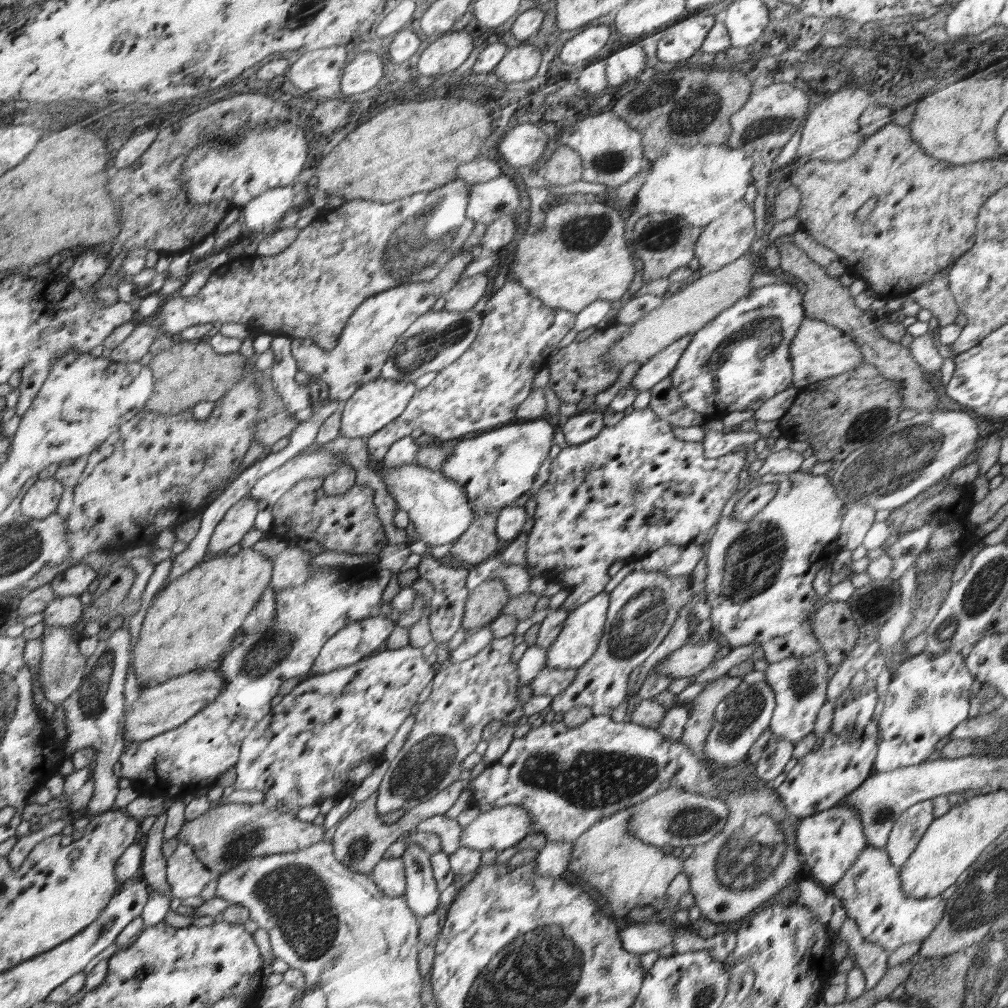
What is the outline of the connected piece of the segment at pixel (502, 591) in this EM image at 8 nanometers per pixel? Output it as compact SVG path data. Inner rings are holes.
M486 579L468 595L461 627L476 631L490 625L510 600L510 592L502 579Z

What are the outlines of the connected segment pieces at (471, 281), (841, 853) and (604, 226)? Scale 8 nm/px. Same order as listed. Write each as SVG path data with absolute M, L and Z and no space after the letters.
M485 274L463 279L458 282L446 295L445 310L462 313L471 310L484 297L488 288L488 278Z
M836 804L831 809L799 820L796 840L814 880L832 888L866 850L866 835L860 810L852 810L848 804Z
M607 201L604 204L549 203L545 210L543 227L536 230L530 224L524 238L516 242L518 246L516 246L516 254L514 254L514 262L510 266L508 278L516 278L532 295L540 298L545 306L558 308L577 316L592 302L618 301L620 296L628 290L636 274L632 250L626 240L624 220L620 218L620 214L614 208L610 208L610 203Z

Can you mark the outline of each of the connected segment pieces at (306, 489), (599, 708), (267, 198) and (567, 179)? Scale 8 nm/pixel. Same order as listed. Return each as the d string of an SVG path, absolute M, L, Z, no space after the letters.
M314 477L292 486L276 501L273 508L274 523L269 532L278 541L278 546L300 540L314 540L322 550L346 552L346 554L378 554L389 540L386 527L378 519L374 507L374 489L354 484L339 495L328 495L323 489L324 477Z
M640 566L637 570L630 572L624 579L622 579L622 581L610 593L610 608L607 610L608 630L604 630L604 642L600 642L600 650L596 650L596 652L592 654L594 655L594 658L590 657L588 662L584 662L584 664L578 668L576 676L572 678L572 684L569 684L568 688L566 688L564 692L560 692L558 696L552 697L552 702L550 702L550 711L554 711L555 713L561 712L564 714L566 711L576 709L578 706L588 706L595 716L611 716L616 708L622 704L622 700L626 698L626 694L628 694L628 676L630 676L630 672L632 672L636 666L640 666L642 662L646 661L647 658L655 652L656 648L659 648L660 644L666 640L668 633L671 632L672 628L674 628L680 612L683 612L683 608L686 607L684 604L692 598L692 594L690 594L690 582L686 580L686 577L690 577L690 574L685 575L684 577L674 576L674 578L668 578L668 574L662 574L662 572L656 572L656 570L644 570Z
M294 184L279 186L267 190L244 205L244 224L250 229L252 238L256 235L256 230L260 232L264 226L280 222L284 212L292 206L294 196L296 196Z
M557 145L552 156L543 162L546 178L552 184L565 185L582 178L584 165L578 152L569 146Z

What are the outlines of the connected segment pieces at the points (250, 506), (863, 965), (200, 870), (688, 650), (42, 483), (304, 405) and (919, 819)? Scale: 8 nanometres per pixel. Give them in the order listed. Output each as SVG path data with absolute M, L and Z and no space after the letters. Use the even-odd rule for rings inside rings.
M250 496L235 504L213 534L210 552L224 552L241 544L244 535L254 527L258 509L256 500Z
M849 917L844 920L838 936L848 942L850 952L856 957L855 966L864 972L866 991L872 991L887 972L886 964L890 953L878 943L864 941L864 935L858 930L856 922Z
M182 840L177 854L174 854L174 857L169 859L168 878L175 898L178 901L190 898L190 896L200 896L212 880L220 880L218 872L212 871L212 869L208 868L208 865L199 858L194 846Z
M709 640L702 645L686 643L672 654L668 654L661 662L652 669L660 675L672 675L674 680L687 676L694 676L706 666L714 662L714 654L720 650L718 640Z
M40 478L23 498L23 514L45 520L57 514L66 492L64 483L56 478Z
M273 337L270 348L274 352L274 364L268 370L286 412L304 421L312 416L317 405L310 400L309 387L299 386L295 381L298 366L292 356L291 340L291 337Z
M932 799L911 805L911 808L898 818L884 849L892 865L900 868L907 862L934 819Z

